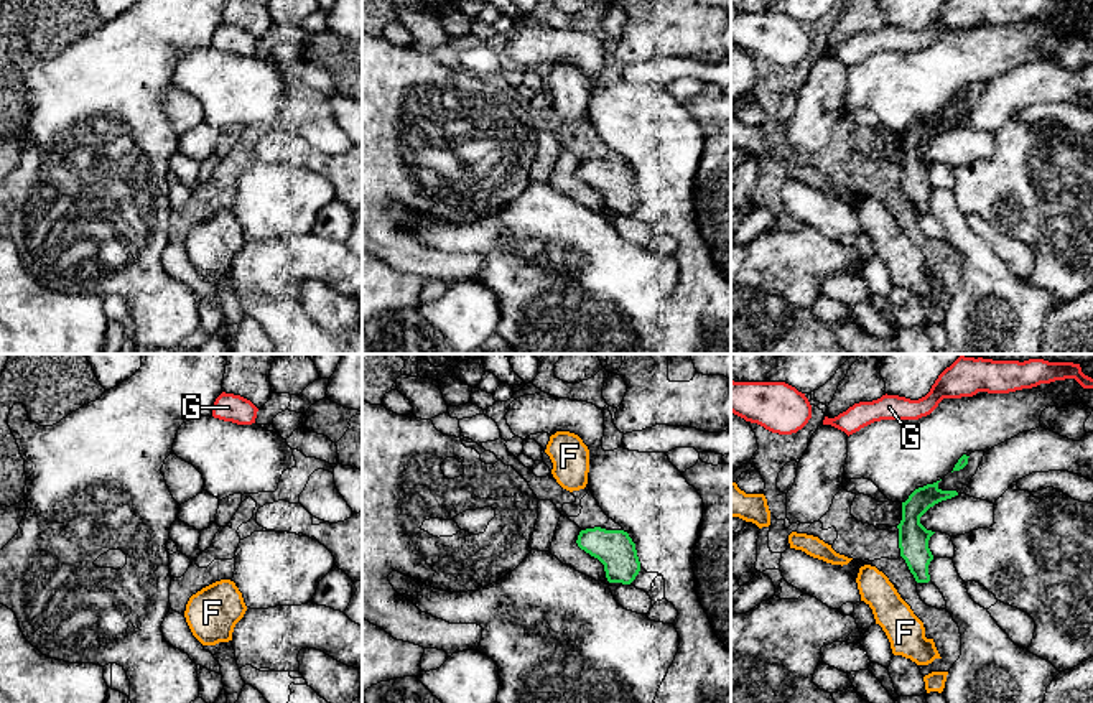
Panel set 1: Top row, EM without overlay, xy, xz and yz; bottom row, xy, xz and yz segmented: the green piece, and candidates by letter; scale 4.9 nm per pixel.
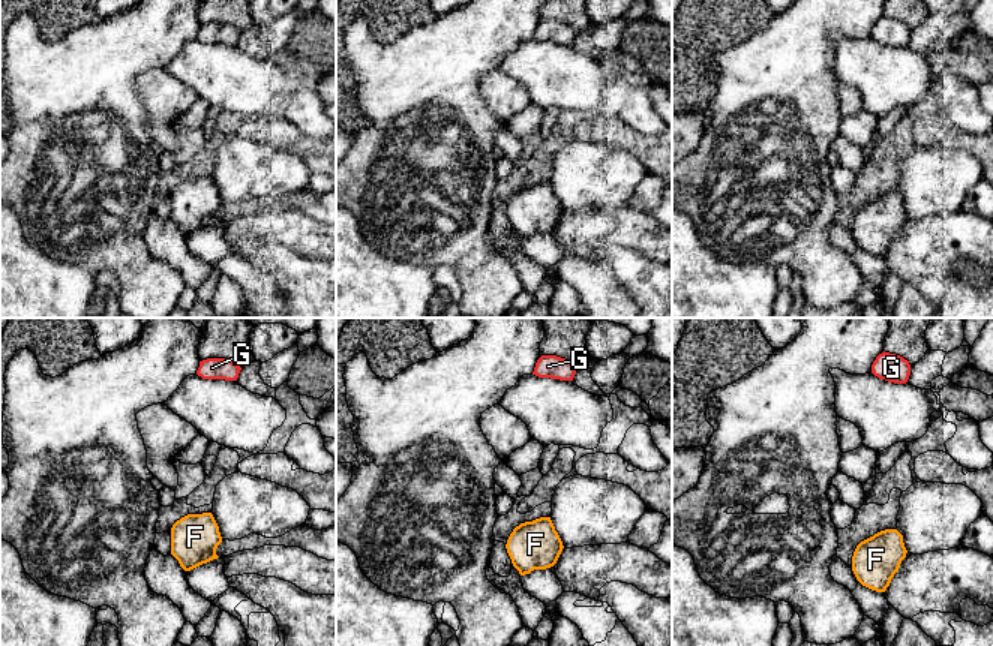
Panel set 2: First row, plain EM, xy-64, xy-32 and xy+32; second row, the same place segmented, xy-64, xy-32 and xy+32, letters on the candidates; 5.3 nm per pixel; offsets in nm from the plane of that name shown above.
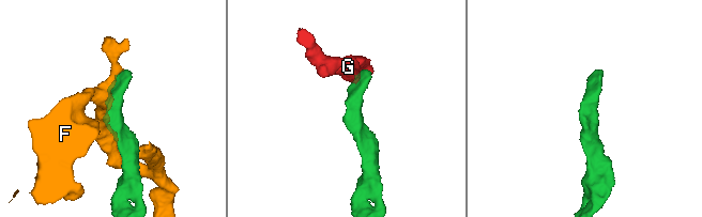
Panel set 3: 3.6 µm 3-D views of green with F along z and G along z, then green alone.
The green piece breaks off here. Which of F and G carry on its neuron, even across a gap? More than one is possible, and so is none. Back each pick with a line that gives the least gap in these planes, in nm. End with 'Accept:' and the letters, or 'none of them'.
Accept: none of them

